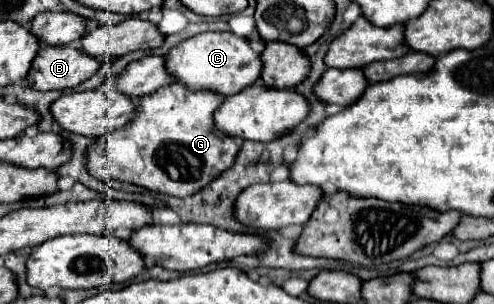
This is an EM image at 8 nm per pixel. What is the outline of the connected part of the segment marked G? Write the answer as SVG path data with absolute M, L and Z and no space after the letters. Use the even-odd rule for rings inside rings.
M171 83L149 97L141 97L141 101L137 105L137 117L127 127L115 129L115 131L99 137L89 147L89 151L87 151L89 173L107 183L119 179L119 181L135 183L135 185L151 189L151 191L175 195L175 197L187 197L187 195L197 193L207 183L211 183L215 177L219 177L219 173L227 171L235 163L237 153L241 149L239 139L221 133L221 129L217 129L217 125L215 125L213 113L223 105L223 101L225 101L225 97L219 93L211 93L207 89L189 89L183 83ZM123 143L127 143L127 147L131 147L131 153L121 151L121 149L125 149Z

